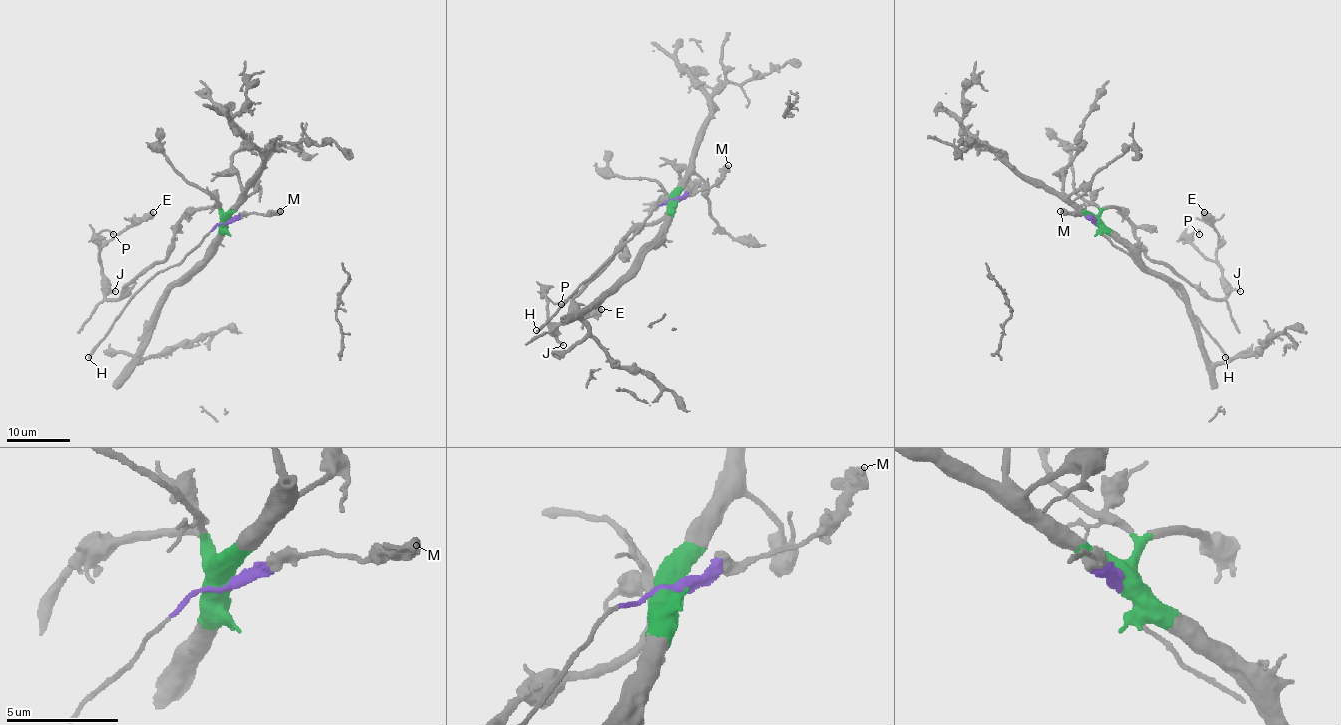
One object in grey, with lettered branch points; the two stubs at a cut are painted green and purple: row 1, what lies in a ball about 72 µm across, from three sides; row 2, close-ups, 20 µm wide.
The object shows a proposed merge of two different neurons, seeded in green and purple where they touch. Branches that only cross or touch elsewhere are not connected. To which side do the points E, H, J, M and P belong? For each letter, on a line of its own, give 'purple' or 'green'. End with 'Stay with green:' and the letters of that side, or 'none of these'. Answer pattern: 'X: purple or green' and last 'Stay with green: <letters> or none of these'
E: green
H: purple
J: green
M: purple
P: green
Stay with green: E, J, P

